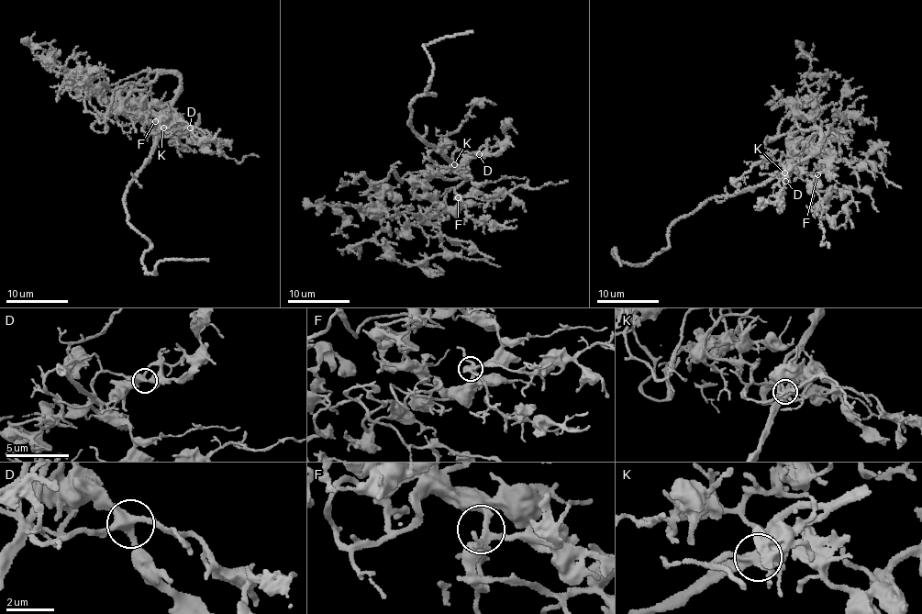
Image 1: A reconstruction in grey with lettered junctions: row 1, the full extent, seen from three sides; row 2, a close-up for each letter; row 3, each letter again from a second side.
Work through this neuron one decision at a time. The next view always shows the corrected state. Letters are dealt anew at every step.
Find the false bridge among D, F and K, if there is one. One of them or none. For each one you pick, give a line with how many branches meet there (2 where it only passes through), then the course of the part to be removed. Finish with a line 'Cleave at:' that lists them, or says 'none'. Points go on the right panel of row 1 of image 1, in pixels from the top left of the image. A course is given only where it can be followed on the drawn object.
Cleave at: none

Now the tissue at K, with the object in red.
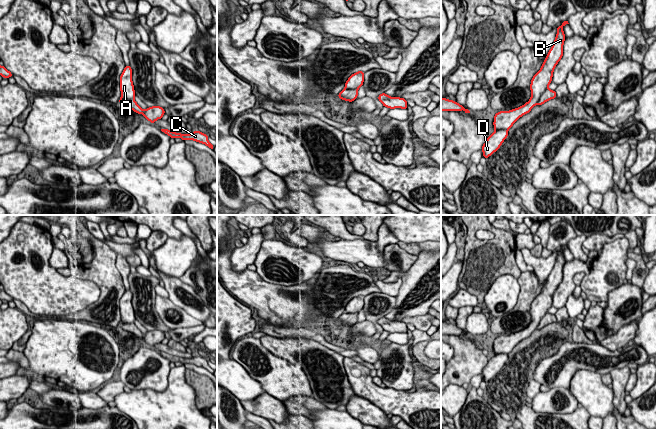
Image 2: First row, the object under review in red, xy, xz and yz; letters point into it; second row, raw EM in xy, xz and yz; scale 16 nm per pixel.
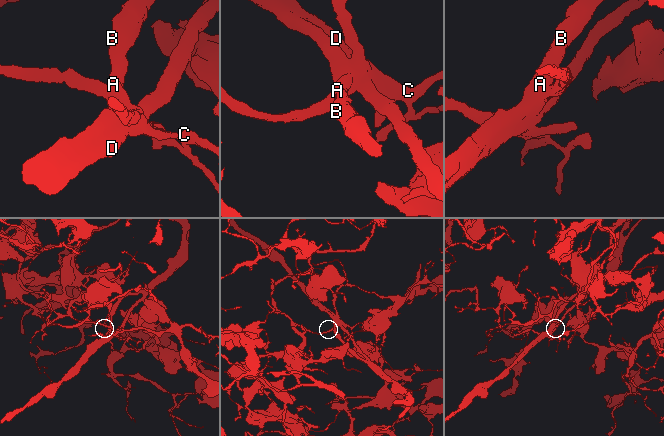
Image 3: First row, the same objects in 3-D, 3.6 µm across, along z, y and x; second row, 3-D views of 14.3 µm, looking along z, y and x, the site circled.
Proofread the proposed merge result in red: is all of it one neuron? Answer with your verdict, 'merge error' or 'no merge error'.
no merge error

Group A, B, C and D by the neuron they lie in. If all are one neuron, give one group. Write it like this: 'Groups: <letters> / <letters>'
Groups: A B C D

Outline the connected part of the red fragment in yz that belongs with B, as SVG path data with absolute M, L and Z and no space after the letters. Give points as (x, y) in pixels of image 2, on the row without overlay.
M566 244L563 245L561 250L557 250L558 255L554 267L544 283L541 293L531 304L530 324L521 331L510 335L499 335L495 338L493 346L495 355L488 360L481 373L485 383L500 372L508 361L508 354L520 341L529 337L535 329L542 329L546 325L557 321L555 314L550 314L548 310L552 306L553 295L563 280L563 268L566 261L562 251L567 248L569 247Z

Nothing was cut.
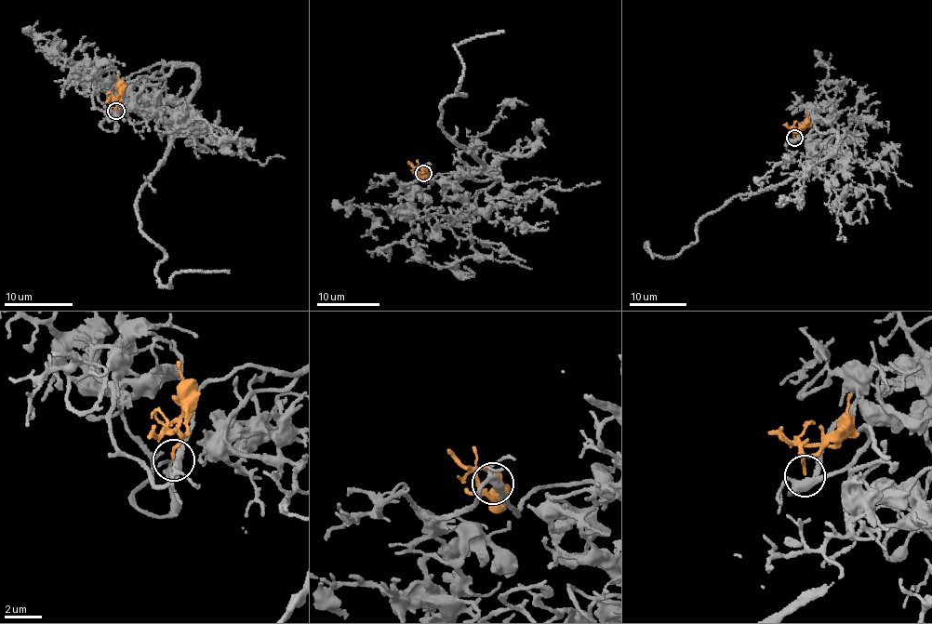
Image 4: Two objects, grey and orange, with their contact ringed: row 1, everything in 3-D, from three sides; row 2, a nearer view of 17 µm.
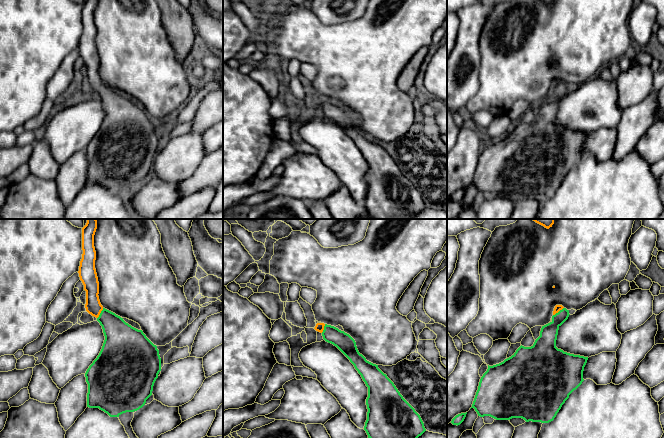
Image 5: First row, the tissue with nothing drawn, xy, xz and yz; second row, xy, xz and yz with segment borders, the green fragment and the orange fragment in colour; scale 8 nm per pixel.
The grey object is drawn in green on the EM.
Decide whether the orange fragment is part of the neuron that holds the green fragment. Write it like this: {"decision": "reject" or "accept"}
{"decision": "accept"}

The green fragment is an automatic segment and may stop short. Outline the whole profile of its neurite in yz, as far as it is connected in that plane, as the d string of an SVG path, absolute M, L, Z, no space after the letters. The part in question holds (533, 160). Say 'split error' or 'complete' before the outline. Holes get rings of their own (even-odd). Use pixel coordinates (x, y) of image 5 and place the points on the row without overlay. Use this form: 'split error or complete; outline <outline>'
split error; outline M556 81L553 87L552 97L542 102L540 112L531 123L520 122L516 128L503 138L489 142L480 155L471 184L474 184L478 192L490 192L496 196L510 196L522 194L526 198L549 199L554 196L562 181L569 171L584 157L583 147L588 133L564 128L556 123L559 103L568 95L569 86L562 81Z

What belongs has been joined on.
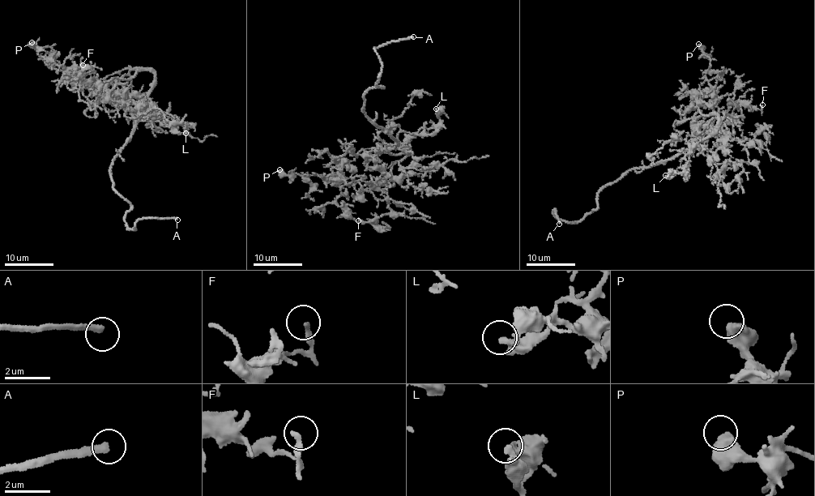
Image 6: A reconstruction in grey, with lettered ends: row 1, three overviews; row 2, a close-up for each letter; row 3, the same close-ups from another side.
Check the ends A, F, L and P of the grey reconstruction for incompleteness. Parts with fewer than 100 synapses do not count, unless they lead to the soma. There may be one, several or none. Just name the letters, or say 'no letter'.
A

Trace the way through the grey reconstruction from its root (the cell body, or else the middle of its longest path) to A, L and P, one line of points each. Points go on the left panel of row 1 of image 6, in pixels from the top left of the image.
A: (129, 109), (140, 114), (110, 172), (113, 188), (130, 204), (127, 227), (135, 230), (143, 219), (177, 220)
L: (129, 109), (136, 111), (145, 117), (163, 113), (173, 115), (187, 126), (185, 133)
P: (129, 109), (110, 96), (126, 79), (102, 84), (90, 109), (73, 72), (53, 62), (49, 46), (32, 42)

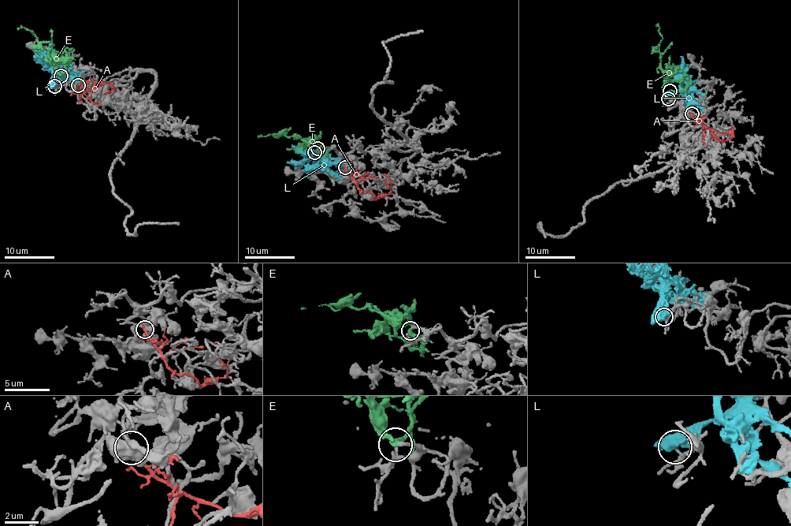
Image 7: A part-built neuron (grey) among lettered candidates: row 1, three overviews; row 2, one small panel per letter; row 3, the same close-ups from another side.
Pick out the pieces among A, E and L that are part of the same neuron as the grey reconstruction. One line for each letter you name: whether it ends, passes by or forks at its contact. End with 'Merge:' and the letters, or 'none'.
E: it ends there
Merge: E

